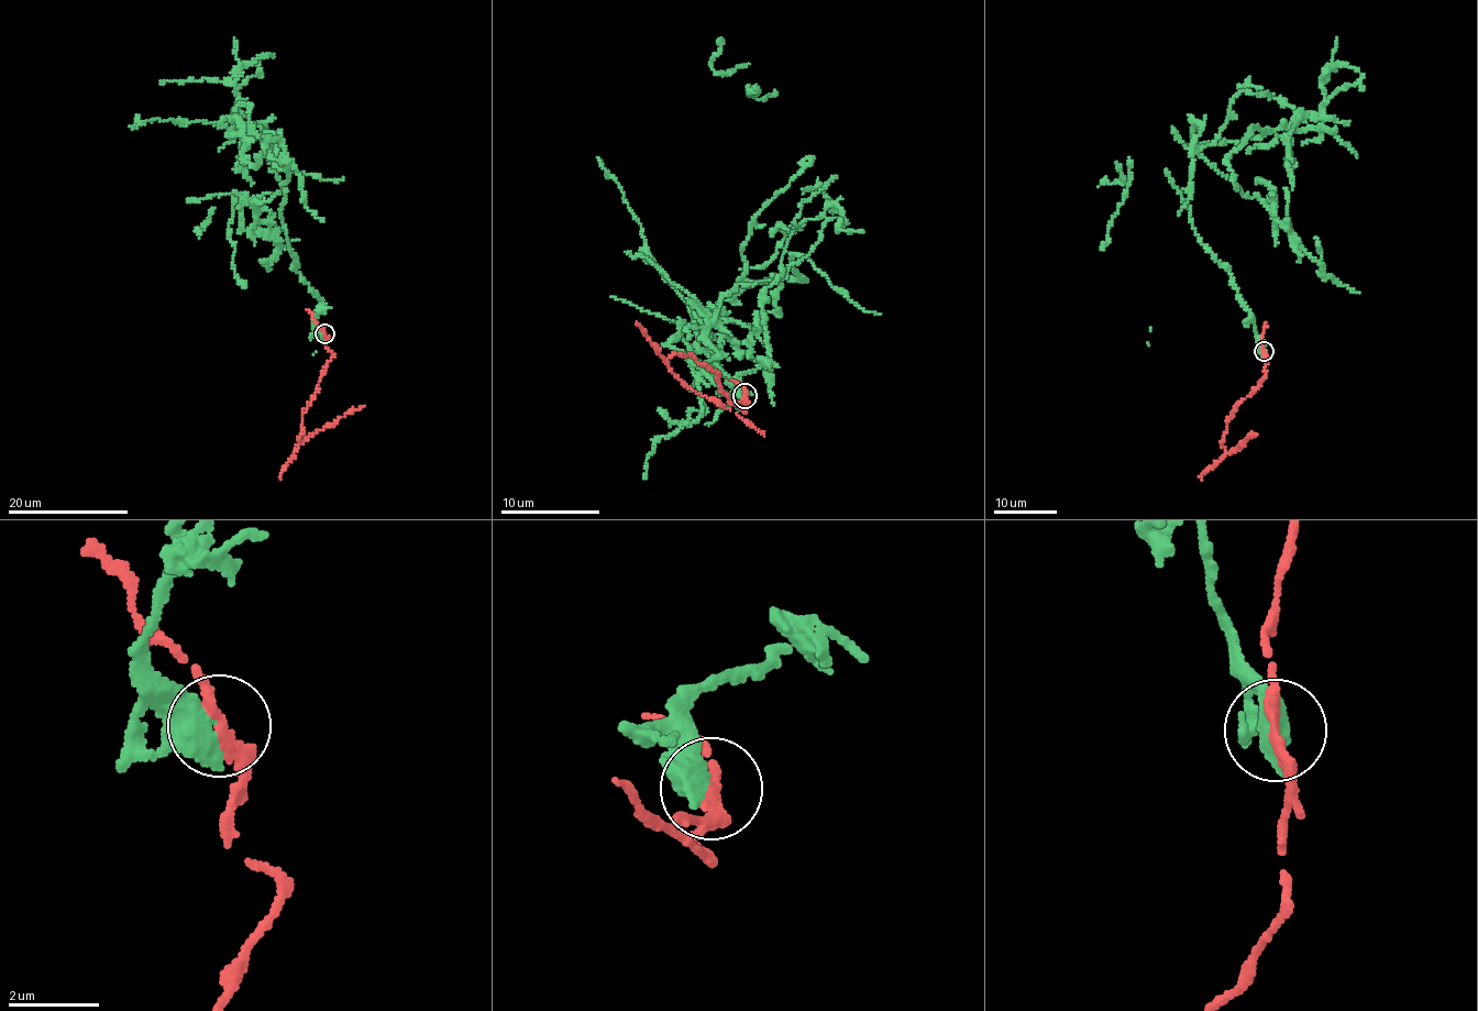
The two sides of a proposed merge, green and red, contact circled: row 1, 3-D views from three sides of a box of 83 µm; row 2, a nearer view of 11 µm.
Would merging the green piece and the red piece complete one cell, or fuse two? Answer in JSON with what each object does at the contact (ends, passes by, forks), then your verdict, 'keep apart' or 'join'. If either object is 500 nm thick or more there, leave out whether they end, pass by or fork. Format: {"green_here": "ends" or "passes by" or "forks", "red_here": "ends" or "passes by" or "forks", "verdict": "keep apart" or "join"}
{"green_here": "forks", "red_here": "passes by", "verdict": "keep apart"}

